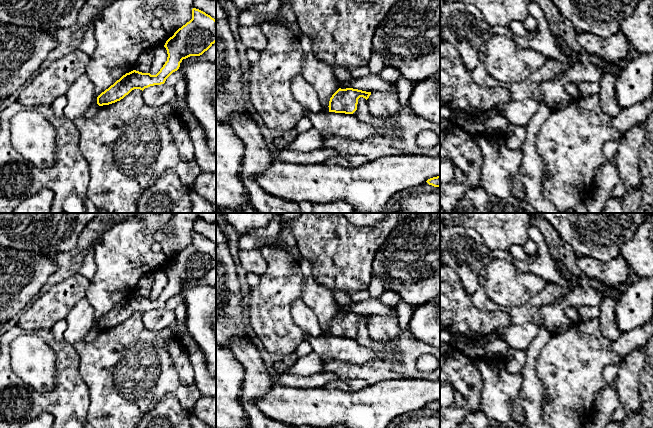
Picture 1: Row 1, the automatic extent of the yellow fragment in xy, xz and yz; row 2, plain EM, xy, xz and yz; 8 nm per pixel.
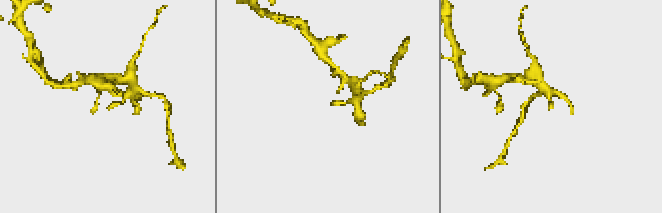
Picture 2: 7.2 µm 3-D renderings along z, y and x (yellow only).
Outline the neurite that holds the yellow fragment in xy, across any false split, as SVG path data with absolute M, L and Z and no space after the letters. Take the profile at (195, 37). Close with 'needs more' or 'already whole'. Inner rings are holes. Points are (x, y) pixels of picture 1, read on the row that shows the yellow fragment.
M193 8L192 19L170 37L164 47L167 61L156 75L133 70L123 75L97 97L99 106L120 101L134 89L144 90L164 84L180 67L183 59L200 56L216 42L216 20L205 12Z | already whole

